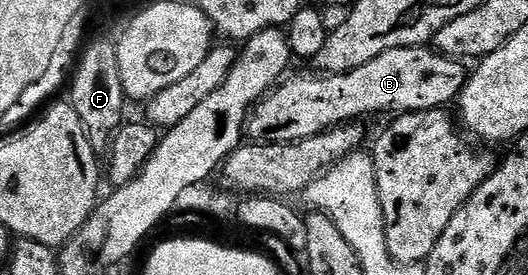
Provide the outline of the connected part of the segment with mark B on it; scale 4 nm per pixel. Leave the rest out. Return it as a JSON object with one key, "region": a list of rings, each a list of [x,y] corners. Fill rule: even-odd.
{"region":[[[419,46],[417,48],[397,48],[396,50],[384,50],[384,54],[380,54],[376,58],[372,58],[372,62],[364,62],[364,66],[356,66],[356,70],[351,72],[335,72],[333,74],[317,74],[318,76],[294,76],[283,79],[273,92],[258,101],[253,110],[250,112],[250,118],[246,122],[245,135],[254,142],[265,142],[268,144],[293,144],[296,140],[307,140],[313,136],[320,135],[321,132],[338,127],[340,124],[357,121],[358,116],[374,116],[377,112],[394,112],[390,114],[401,114],[404,112],[430,112],[434,108],[445,109],[446,104],[453,105],[458,97],[462,94],[462,88],[466,85],[468,79],[468,68],[463,61],[454,59],[453,56],[444,56],[441,52],[430,46]]]}

